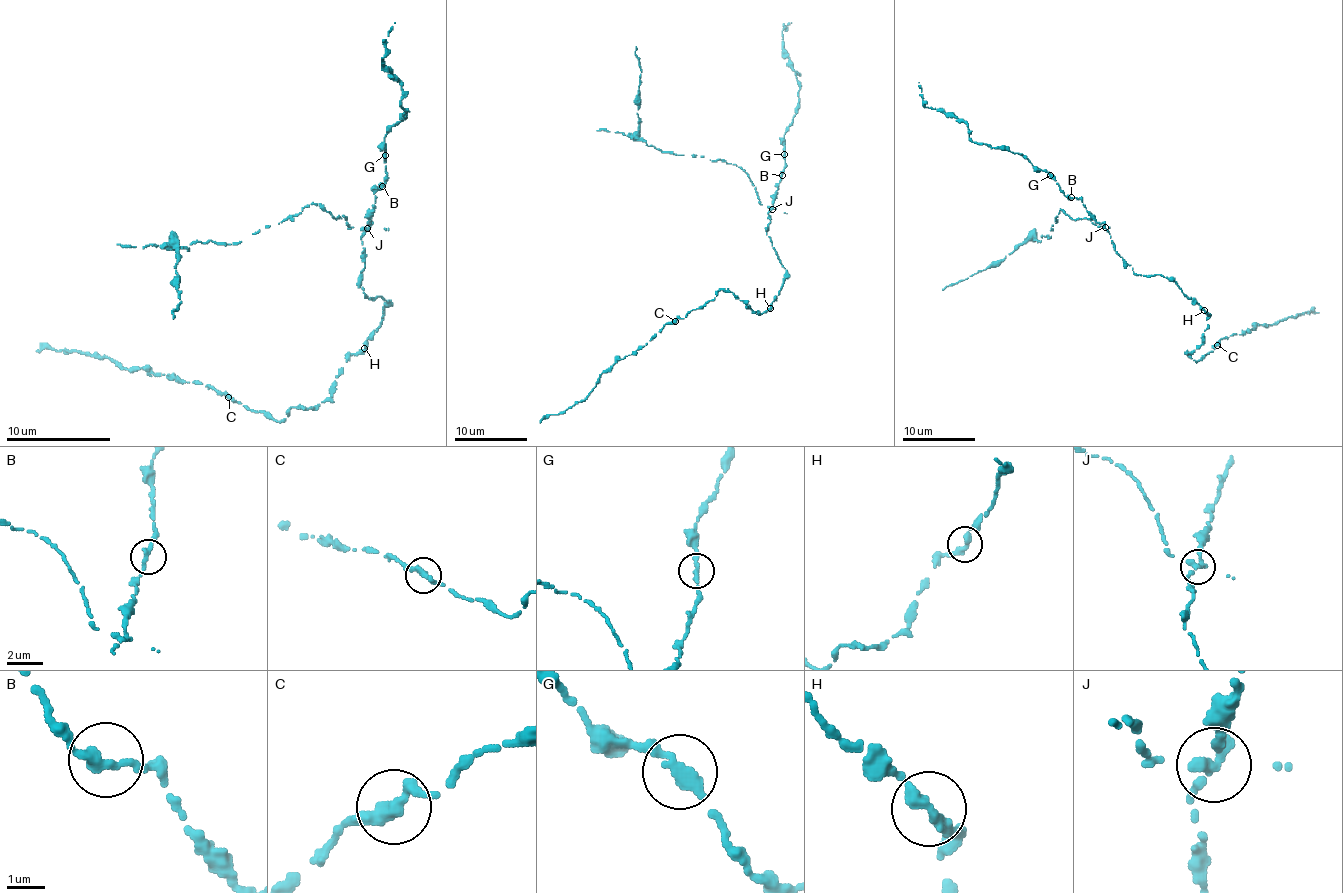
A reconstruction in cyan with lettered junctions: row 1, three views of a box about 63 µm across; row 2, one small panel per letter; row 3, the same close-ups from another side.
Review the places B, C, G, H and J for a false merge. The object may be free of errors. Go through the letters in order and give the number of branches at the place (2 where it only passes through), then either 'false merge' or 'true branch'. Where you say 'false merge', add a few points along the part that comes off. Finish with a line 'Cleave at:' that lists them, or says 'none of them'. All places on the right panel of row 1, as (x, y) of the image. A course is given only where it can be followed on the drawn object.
B: 2 | true branch
C: 2 | true branch
G: 2 | true branch
H: 2 | true branch
J: 2 | false merge | (1105, 226), (1089, 219), (1071, 219), (1060, 210), (1050, 237), (1023, 241), (1008, 254), (943, 290)
Cleave at: J

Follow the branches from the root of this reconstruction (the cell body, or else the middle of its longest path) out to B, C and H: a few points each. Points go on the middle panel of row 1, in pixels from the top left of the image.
B: (784, 268), (766, 235), (770, 222), (768, 213), (773, 207), (773, 196), (782, 175)
C: (784, 268), (782, 288), (762, 313), (753, 312), (731, 291), (718, 290), (713, 299), (675, 321)
H: (784, 268), (786, 277), (770, 308)

